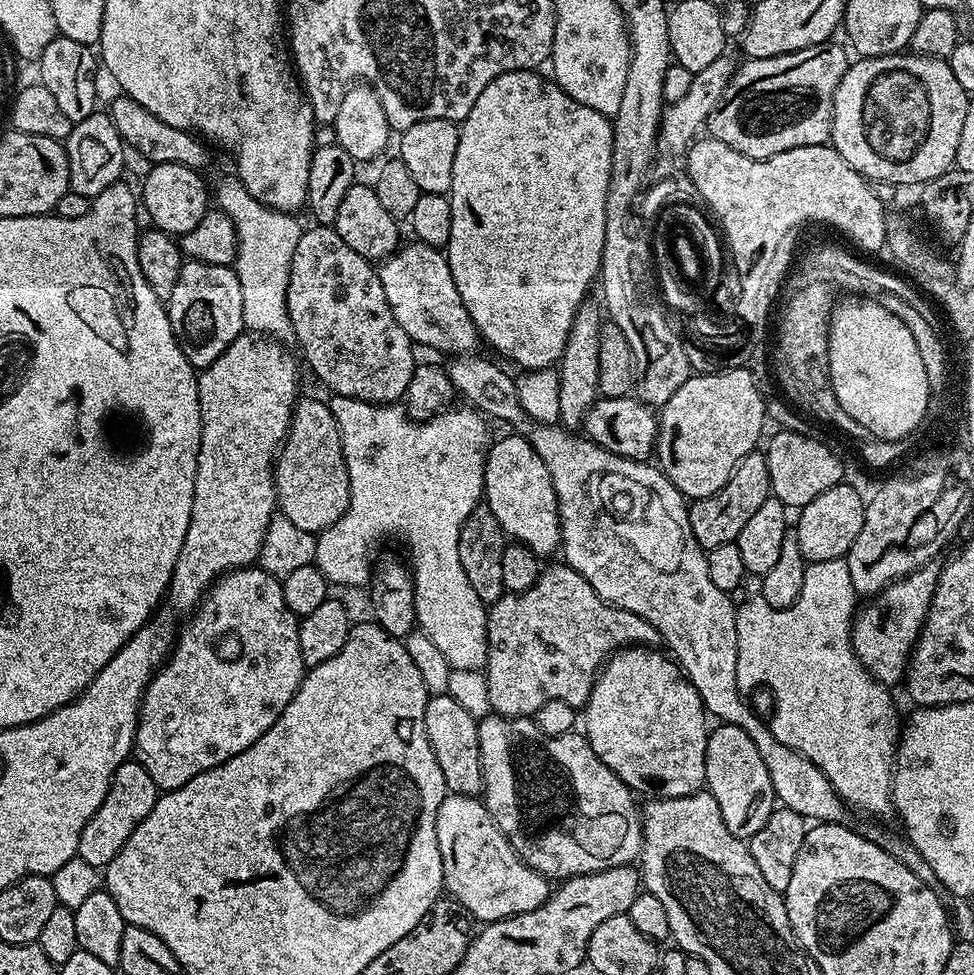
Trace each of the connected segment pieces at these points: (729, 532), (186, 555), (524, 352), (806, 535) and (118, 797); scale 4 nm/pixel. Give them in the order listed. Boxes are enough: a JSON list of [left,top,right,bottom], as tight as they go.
[[689,450,771,550],[166,334,300,613],[446,70,614,370],[794,482,866,562],[76,758,158,870]]

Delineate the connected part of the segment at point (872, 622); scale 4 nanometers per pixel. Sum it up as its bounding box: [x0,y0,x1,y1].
[852,566,937,686]

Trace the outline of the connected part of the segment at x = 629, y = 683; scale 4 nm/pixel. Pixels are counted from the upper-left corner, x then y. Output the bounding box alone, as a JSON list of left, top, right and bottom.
[582,646,710,800]

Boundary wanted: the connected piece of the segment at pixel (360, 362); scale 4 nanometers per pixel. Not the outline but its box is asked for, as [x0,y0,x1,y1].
[286,226,418,404]

